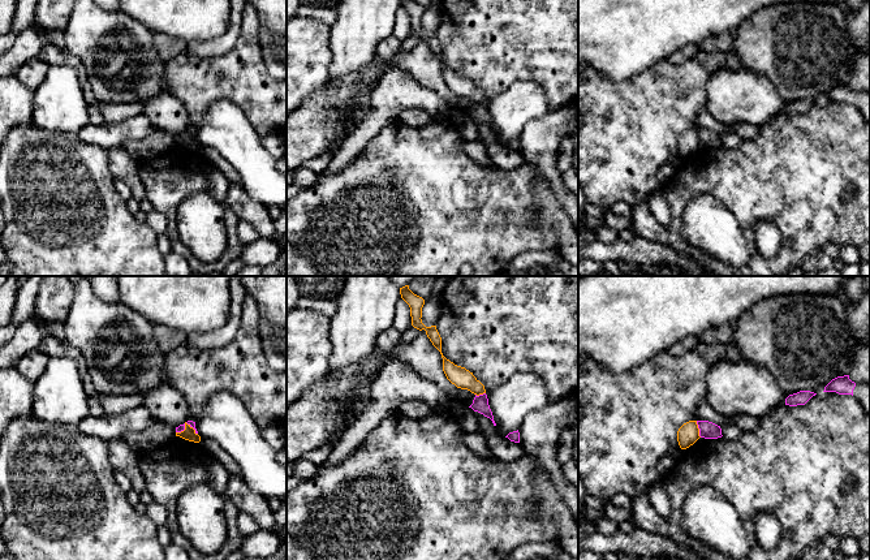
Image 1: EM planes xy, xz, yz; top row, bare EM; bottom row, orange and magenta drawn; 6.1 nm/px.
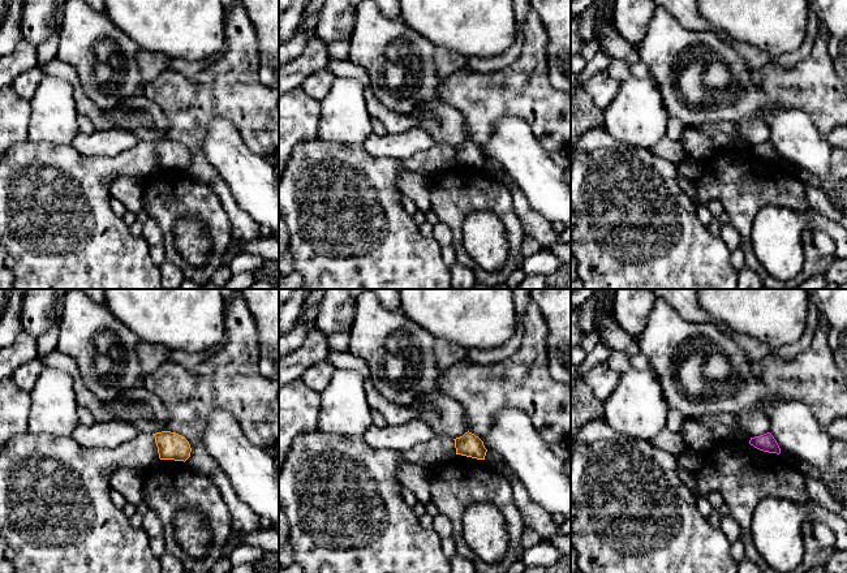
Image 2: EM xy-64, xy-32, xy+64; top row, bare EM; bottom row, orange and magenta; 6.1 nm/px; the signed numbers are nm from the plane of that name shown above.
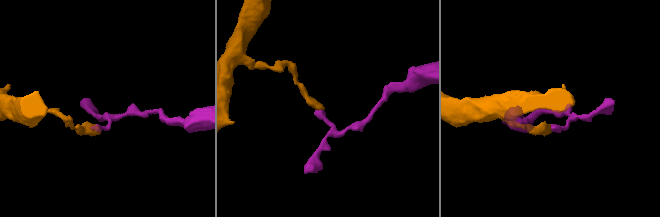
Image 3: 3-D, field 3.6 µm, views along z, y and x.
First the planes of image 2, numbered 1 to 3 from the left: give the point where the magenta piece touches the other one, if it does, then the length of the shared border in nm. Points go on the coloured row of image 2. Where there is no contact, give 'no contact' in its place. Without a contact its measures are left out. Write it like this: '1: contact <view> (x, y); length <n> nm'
1: no contact
2: no contact
3: no contact

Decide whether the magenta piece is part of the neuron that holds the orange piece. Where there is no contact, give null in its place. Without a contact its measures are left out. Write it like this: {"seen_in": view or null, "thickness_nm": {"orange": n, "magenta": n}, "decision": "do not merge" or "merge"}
{"seen_in": "yz", "thickness_nm": {"orange": 140, "magenta": 110}, "decision": "do not merge"}

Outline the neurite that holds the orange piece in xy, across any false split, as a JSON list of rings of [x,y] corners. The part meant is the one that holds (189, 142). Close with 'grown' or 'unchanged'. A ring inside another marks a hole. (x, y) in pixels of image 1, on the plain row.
[[[185,130],[185,138],[181,141],[176,141],[176,145],[180,145],[185,148],[199,151],[201,145],[195,141],[195,138]]]; unchanged

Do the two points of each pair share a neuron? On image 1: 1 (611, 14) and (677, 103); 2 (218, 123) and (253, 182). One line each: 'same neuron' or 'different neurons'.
1: different neurons
2: same neuron

